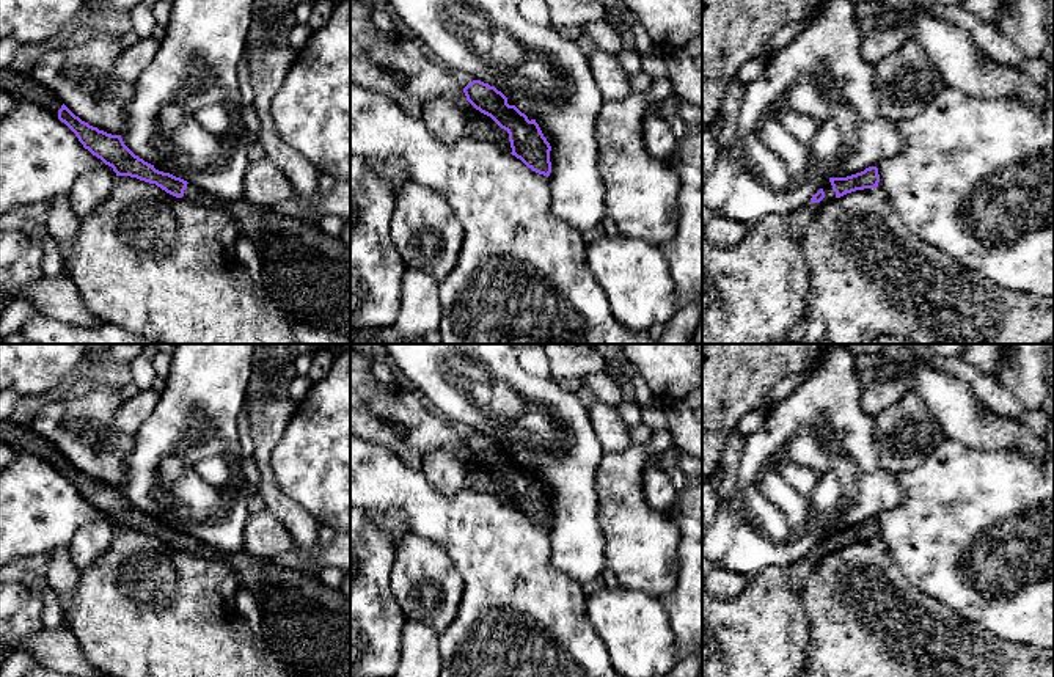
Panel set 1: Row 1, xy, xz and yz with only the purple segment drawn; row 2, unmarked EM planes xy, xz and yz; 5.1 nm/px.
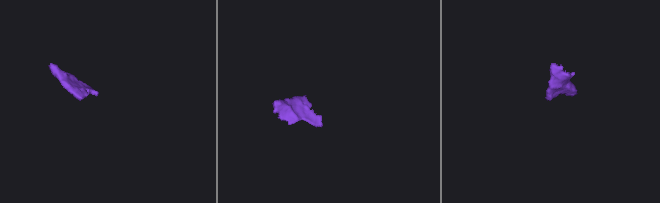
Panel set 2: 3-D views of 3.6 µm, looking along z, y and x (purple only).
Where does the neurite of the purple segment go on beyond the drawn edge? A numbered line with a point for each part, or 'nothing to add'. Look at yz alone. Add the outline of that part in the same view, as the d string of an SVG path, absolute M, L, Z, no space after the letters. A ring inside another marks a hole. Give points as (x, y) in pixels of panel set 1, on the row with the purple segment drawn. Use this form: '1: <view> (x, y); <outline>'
1: yz (798, 220); M831 182L823 187L825 198L820 203L807 203L804 207L789 214L785 217L790 234L793 239L800 240L807 229L807 226L814 221L815 215L823 209L826 203L836 198L836 192L833 190Z

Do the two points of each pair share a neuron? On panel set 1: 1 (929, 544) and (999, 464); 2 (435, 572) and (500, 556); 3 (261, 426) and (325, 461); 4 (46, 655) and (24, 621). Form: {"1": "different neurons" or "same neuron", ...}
{"1": "same neuron", "2": "different neurons", "3": "different neurons", "4": "different neurons"}

